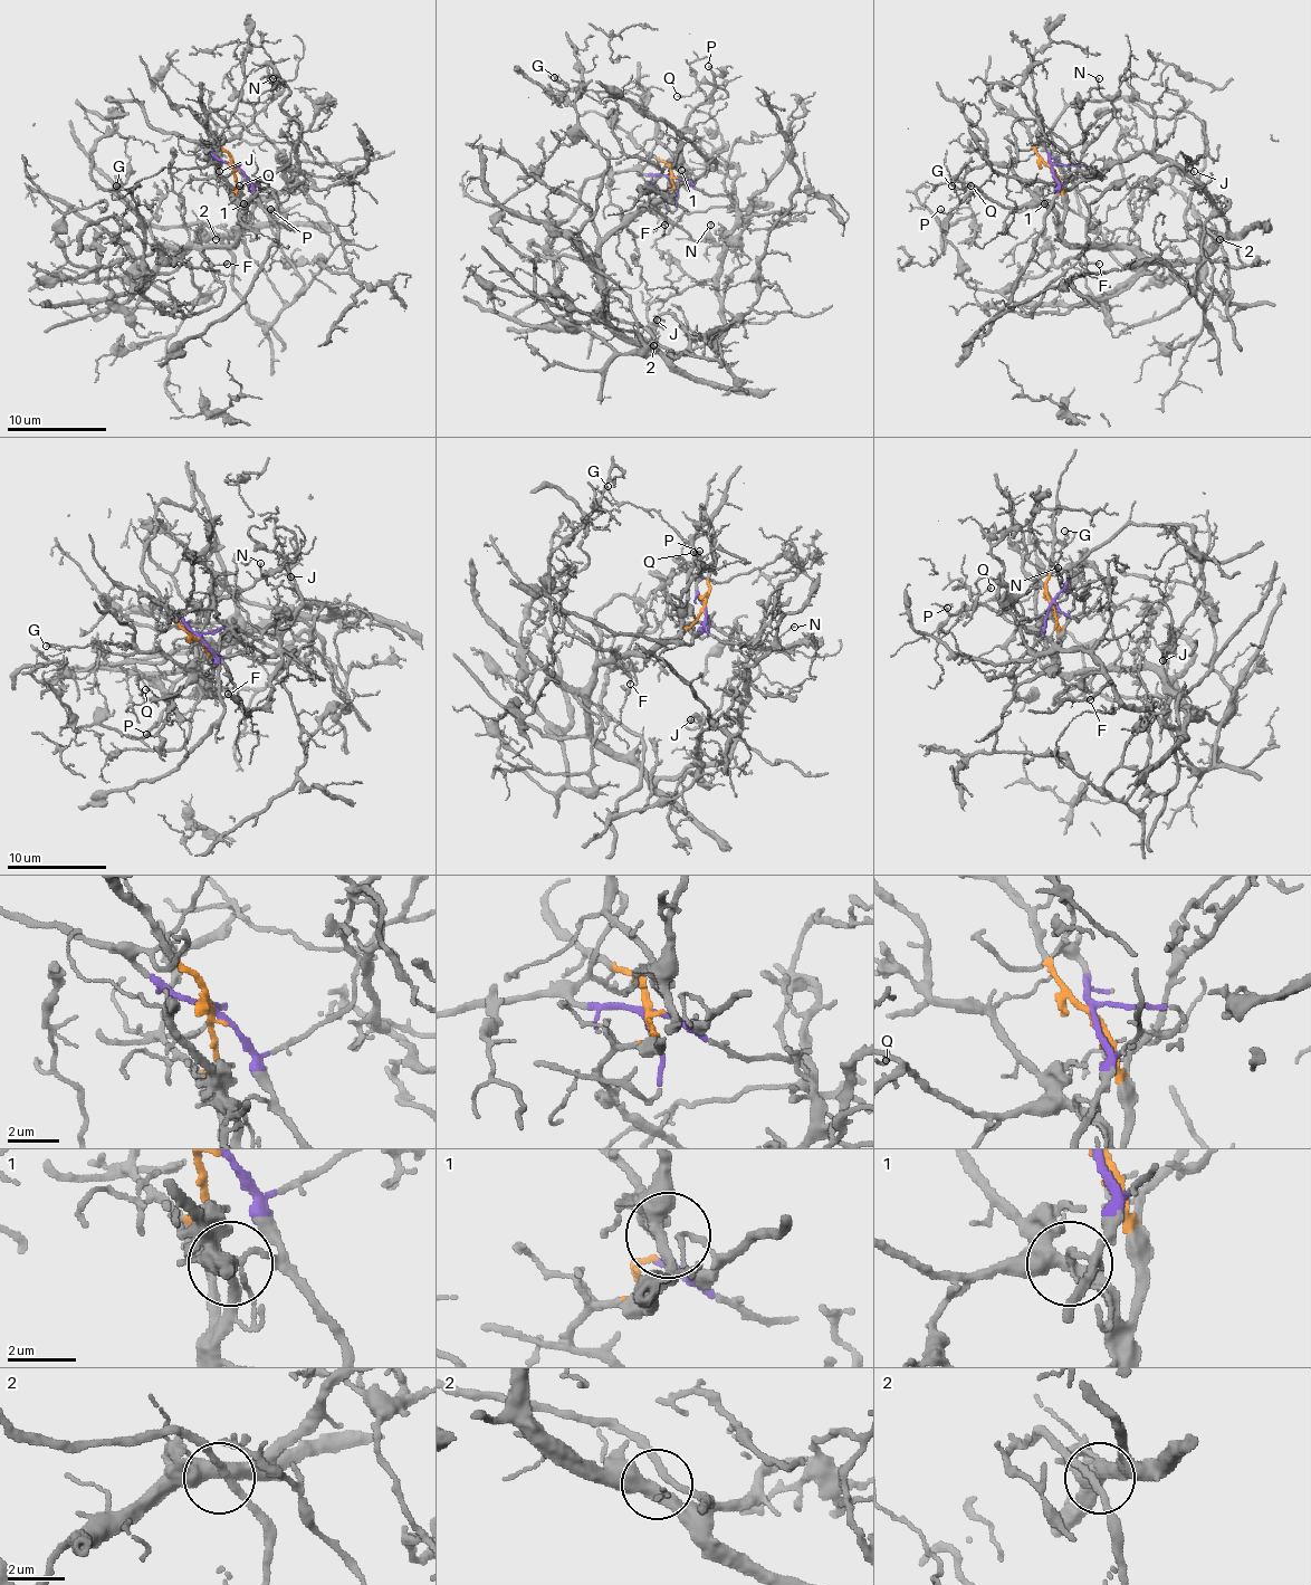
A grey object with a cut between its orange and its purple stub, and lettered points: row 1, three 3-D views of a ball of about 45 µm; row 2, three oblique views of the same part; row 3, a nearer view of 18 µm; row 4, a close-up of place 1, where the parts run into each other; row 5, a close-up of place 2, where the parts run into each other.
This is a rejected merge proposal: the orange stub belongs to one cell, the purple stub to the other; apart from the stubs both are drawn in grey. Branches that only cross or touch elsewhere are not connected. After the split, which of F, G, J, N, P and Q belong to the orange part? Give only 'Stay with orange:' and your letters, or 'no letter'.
Stay with orange: F, G, J, N, P, Q

